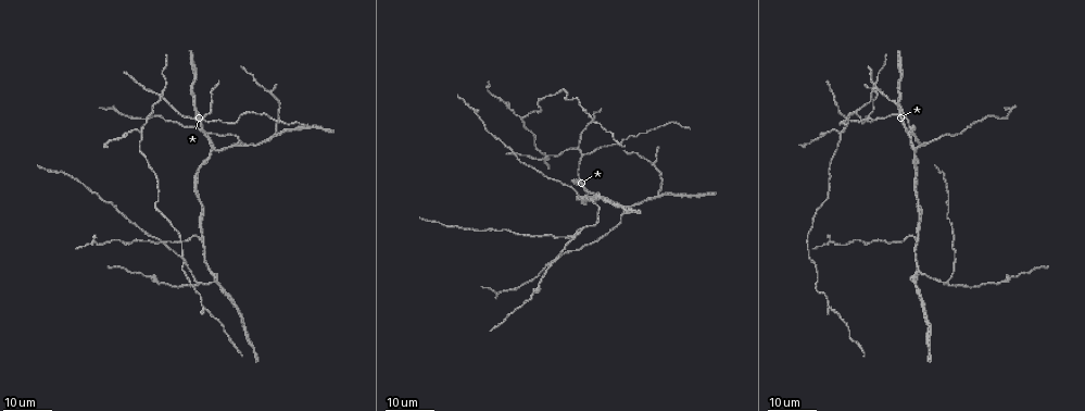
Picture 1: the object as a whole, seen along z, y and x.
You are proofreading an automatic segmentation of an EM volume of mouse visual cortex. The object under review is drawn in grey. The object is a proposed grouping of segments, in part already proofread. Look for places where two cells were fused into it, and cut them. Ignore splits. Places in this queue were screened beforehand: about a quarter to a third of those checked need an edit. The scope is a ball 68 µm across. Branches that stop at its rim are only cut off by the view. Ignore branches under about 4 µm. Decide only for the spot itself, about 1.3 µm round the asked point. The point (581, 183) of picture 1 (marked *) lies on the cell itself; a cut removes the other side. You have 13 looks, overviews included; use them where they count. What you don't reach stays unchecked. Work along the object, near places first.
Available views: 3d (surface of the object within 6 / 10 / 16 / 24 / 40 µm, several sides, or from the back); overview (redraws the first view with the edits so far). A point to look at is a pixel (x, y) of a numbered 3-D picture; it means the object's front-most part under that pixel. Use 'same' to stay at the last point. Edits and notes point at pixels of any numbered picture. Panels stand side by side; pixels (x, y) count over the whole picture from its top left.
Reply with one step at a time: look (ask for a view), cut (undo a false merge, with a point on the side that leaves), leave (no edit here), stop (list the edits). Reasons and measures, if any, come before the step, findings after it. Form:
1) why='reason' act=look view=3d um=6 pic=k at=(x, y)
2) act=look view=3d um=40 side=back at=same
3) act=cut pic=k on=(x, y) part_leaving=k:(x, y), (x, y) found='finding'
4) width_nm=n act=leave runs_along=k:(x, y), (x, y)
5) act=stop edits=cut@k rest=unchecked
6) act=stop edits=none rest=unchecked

why='three-way junction' act=look view=3d um=24 pic=1 at=(928, 143)

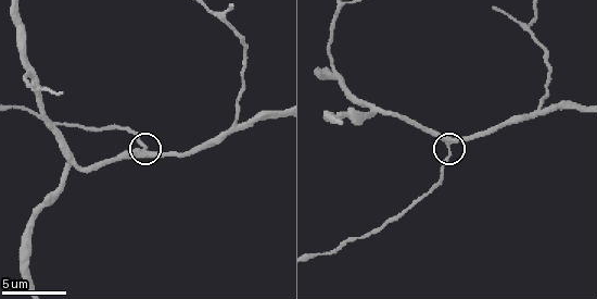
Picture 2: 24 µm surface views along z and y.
why='zoom in' act=look view=3d um=6 pic=2 at=(450, 145)

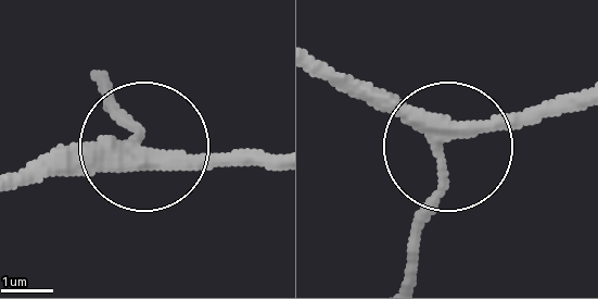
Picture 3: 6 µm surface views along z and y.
why='other side' act=look view=3d um=6 side=back pic=3 at=(439, 152)

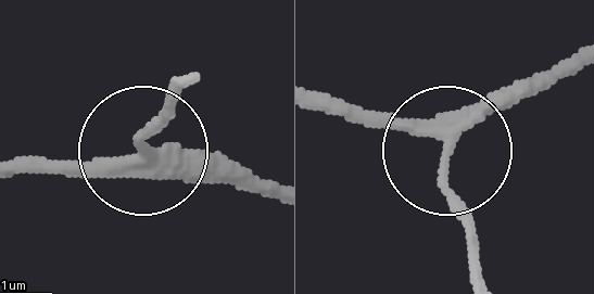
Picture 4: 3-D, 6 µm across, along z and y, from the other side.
width_nm=220 act=leave runs_along=4:(577, 56), (447, 146), (317, 107) found='continuous, no second cell'

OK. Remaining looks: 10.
act=look view=3d um=16 pic=1 at=(838, 134)

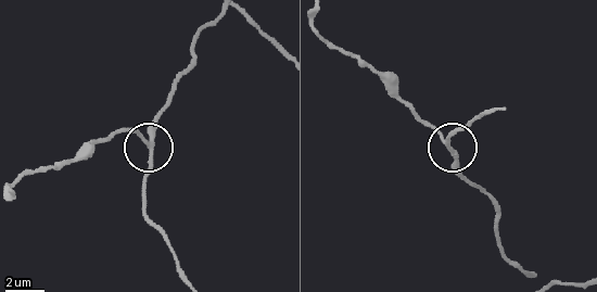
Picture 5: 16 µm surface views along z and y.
act=look view=3d um=10 pic=5 at=(150, 146)

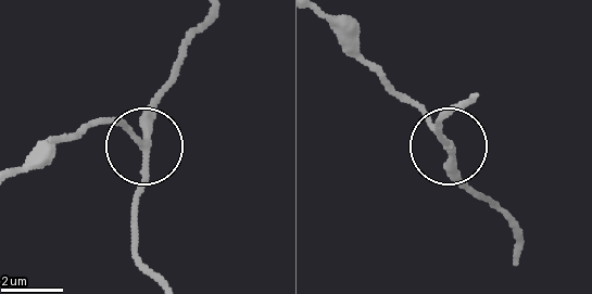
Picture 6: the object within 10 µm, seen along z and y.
width_nm=190 act=leave runs_along=6:(209, 14), (186, 46), (143, 144), (105, 118) found='one cell here'

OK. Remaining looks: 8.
why='four or more arms meet' act=look view=3d um=16 pic=1 at=(876, 98)

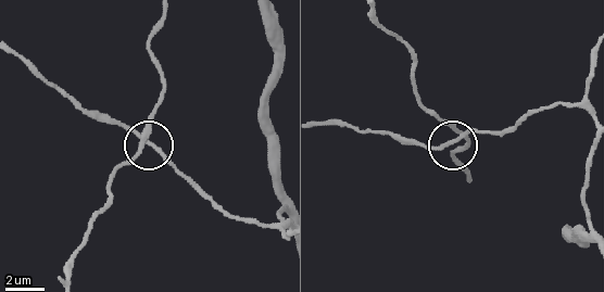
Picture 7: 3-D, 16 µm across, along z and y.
act=look view=3d um=10 pic=7 at=(152, 148)

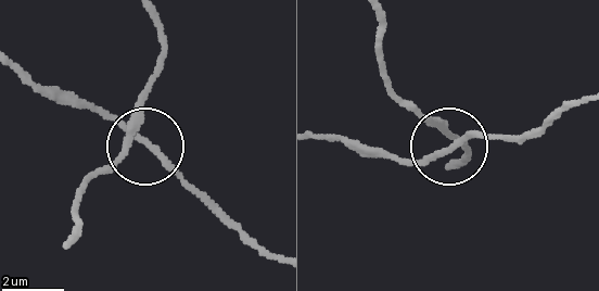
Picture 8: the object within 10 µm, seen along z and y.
act=leave runs_along=8:(581, 98), (526, 135), (472, 135), (418, 157), (381, 157) found='continuous, no second cell'

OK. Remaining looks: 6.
act=look view=3d um=24 pic=1 at=(581, 198)

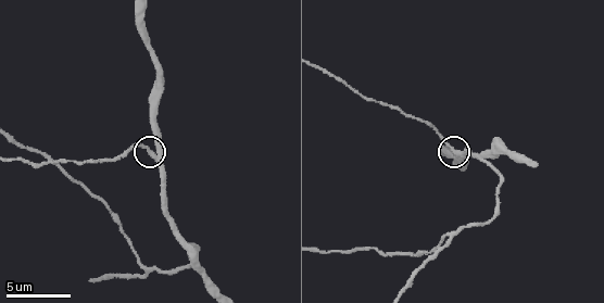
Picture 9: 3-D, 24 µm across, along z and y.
why='zoom in' act=look view=3d um=10 pic=9 at=(456, 154)

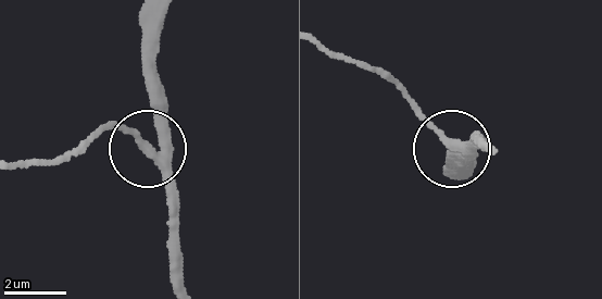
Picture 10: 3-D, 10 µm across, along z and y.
act=leave found='continuous, no second cell'

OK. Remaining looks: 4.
why='side arm on a straight run' act=look view=3d um=10 pic=9 at=(449, 237)

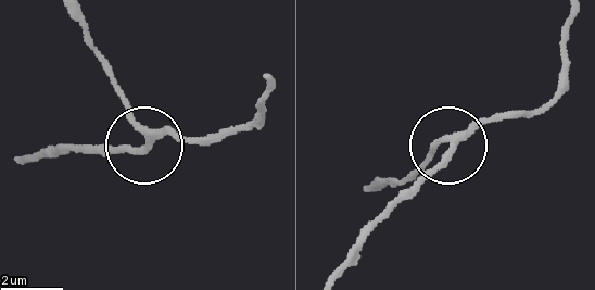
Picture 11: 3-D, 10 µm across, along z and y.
act=look view=3d um=10 side=back pic=11 at=(452, 142)

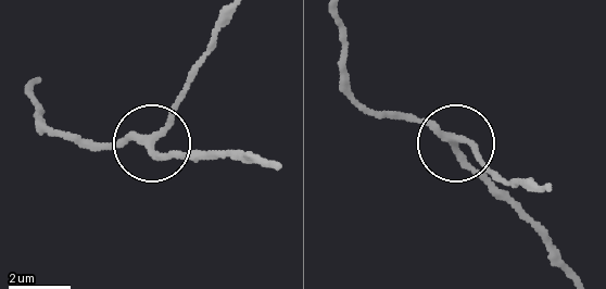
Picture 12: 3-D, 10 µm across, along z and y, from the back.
arms=3 act=leave runs_along=12:(339, 14), (354, 99), (440, 130), (531, 222) found='continuous, no second cell'

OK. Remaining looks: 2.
why='three-way junction' act=look view=3d um=10 pic=9 at=(491, 166)

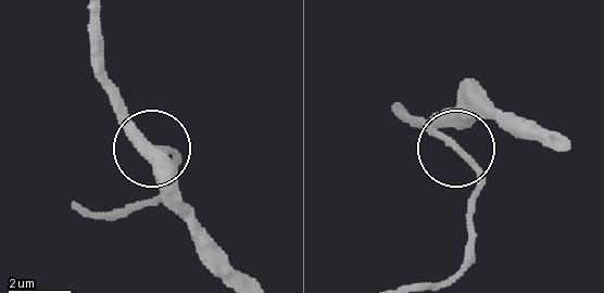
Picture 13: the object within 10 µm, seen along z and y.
act=look view=3d um=10 side=back pic=13 at=(451, 141)

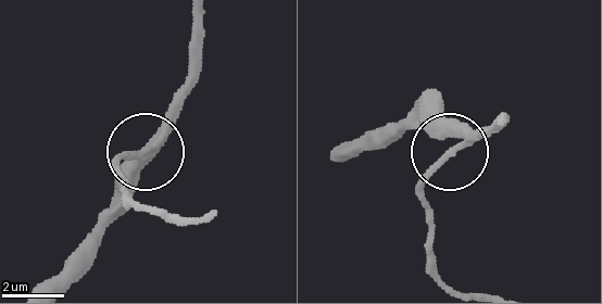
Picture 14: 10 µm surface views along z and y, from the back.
arms=3 act=leave runs_along=14:(191, 21), (191, 67), (178, 114), (116, 205) found='one cell here'

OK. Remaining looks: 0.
act=stop edits=none rest=unchecked

